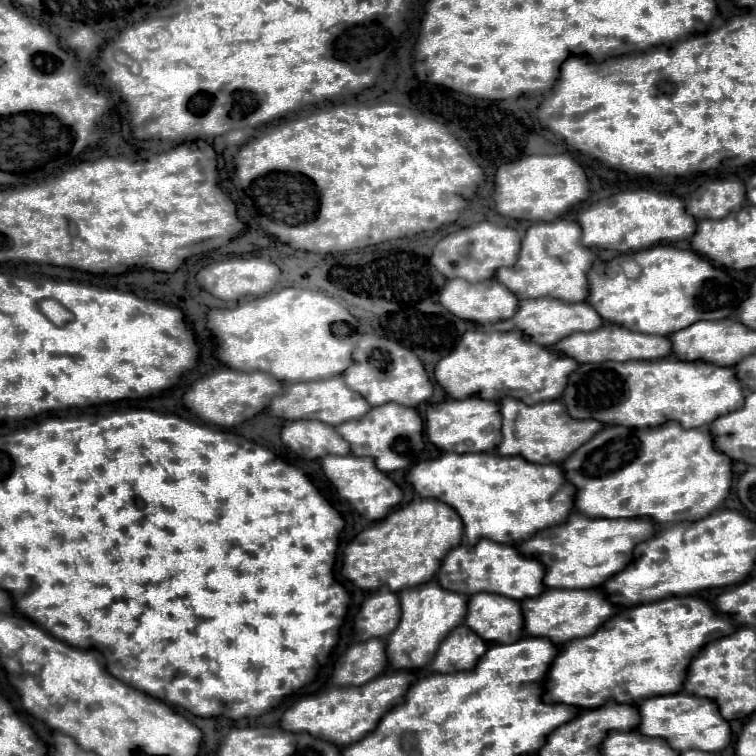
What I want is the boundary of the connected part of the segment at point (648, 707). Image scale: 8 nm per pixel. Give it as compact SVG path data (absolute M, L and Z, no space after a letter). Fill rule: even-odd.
M679 692L679 694L653 696L649 700L643 700L637 704L637 710L641 718L637 732L651 738L663 738L677 752L685 752L689 748L697 748L703 752L721 752L731 742L729 722L717 712L717 706L713 704L713 700Z

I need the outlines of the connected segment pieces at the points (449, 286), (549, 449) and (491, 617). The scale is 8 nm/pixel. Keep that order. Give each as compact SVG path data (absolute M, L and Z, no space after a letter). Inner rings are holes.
M453 278L453 280L447 280L447 284L439 292L439 304L443 308L447 308L457 318L471 320L477 324L493 324L497 320L505 320L505 318L513 316L517 302L519 302L519 298L513 296L513 292L509 292L503 284L497 284L495 280L469 284L463 278Z
M499 400L499 412L503 426L501 442L495 446L495 452L501 456L521 456L535 464L561 464L571 452L585 444L585 440L591 440L603 426L597 424L597 420L569 420L559 400L535 406L521 404L521 400Z
M481 592L469 596L465 624L491 644L511 644L525 636L521 604L497 594Z

